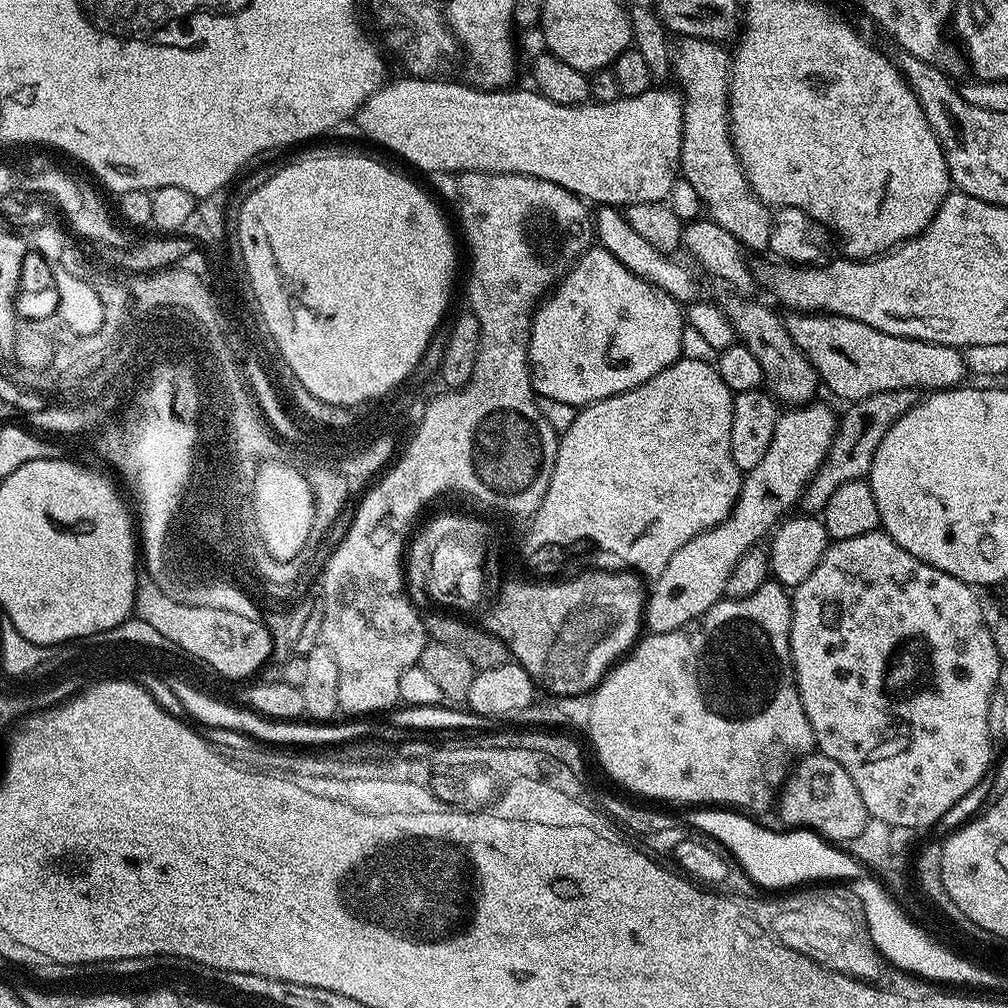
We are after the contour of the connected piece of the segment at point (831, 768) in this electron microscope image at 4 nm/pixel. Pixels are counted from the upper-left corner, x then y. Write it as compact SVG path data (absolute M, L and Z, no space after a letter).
M813 754L797 760L788 773L778 797L780 816L789 829L804 829L815 832L831 842L851 842L866 826L869 815L858 794L858 786L850 782L850 774L834 762L834 758Z

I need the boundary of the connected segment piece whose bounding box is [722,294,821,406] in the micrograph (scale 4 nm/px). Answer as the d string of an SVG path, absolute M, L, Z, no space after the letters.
M736 294L733 297L733 300L723 302L723 312L735 328L739 343L744 344L746 350L750 350L750 354L754 354L754 358L758 358L758 363L762 365L767 391L784 406L799 406L815 401L816 388L821 387L820 377L806 354L798 350L794 338L790 338L781 313L771 312L756 300L744 300L748 298L743 295Z

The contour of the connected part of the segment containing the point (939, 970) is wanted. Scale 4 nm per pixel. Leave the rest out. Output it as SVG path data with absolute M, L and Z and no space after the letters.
M863 876L851 883L853 894L862 904L861 913L868 924L871 940L880 953L896 968L902 969L909 975L918 977L922 973L922 964L930 964L930 972L936 974L936 982L947 984L946 982L962 982L966 986L996 987L999 985L999 977L990 977L984 974L982 970L968 966L962 960L956 960L955 956L942 950L940 946L934 946L920 934L914 926L910 926L898 912L896 908L888 902L884 896L885 885L876 882L870 876Z

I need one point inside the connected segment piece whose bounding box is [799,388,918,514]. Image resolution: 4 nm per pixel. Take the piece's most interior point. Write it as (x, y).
(859, 432)

